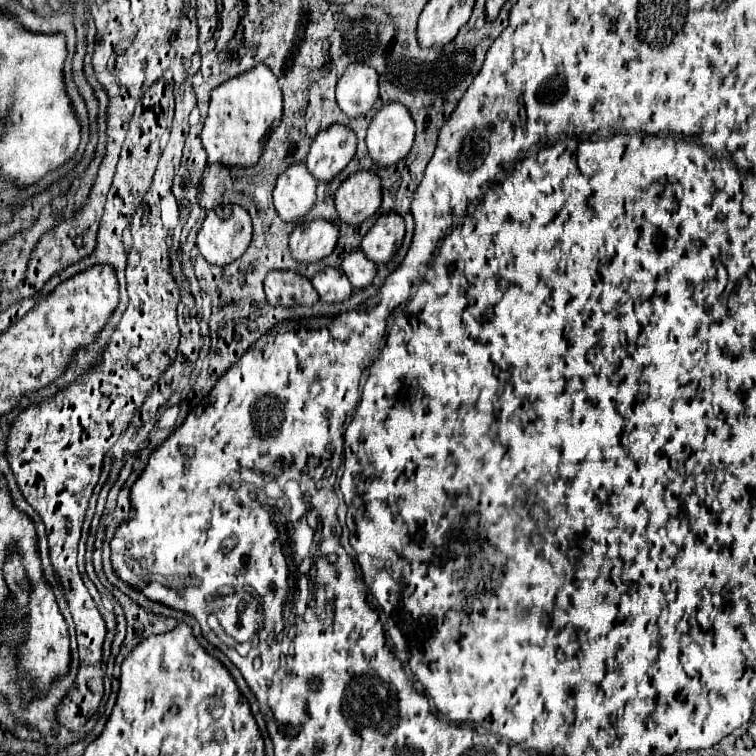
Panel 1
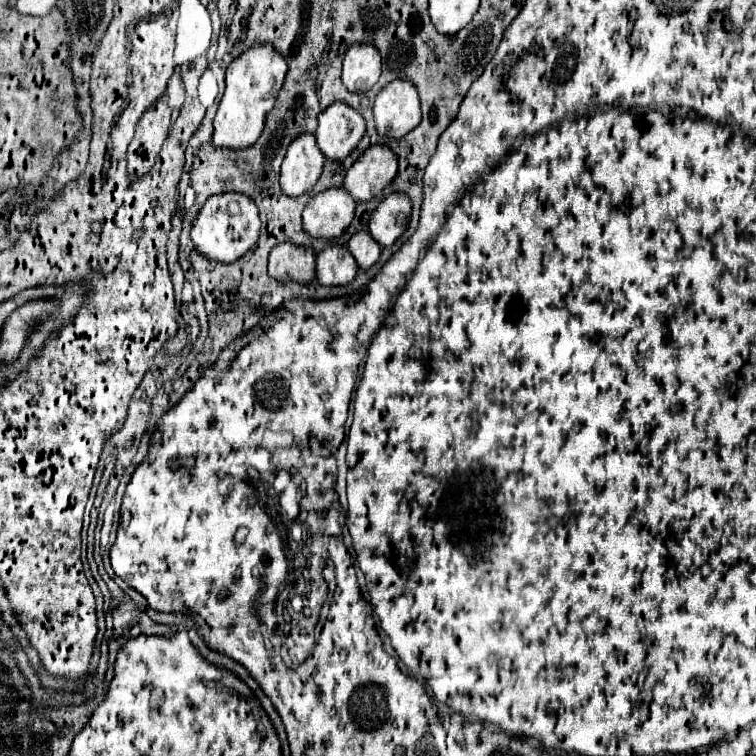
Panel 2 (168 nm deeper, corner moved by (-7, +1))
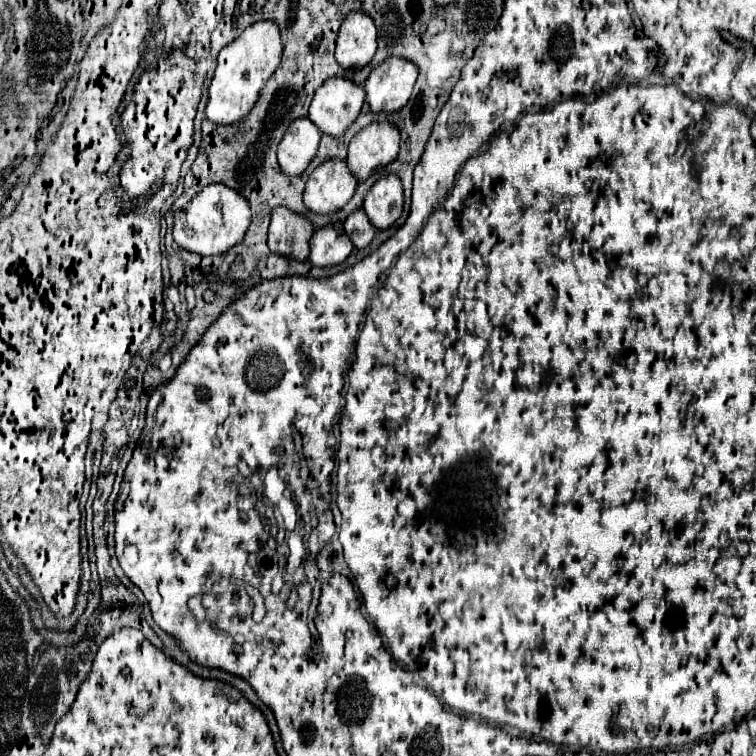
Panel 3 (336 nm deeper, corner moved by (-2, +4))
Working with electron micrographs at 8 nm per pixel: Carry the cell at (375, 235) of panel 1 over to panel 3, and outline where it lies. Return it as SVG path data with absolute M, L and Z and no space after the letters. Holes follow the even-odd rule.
M396 174L376 180L364 198L364 210L378 230L390 228L400 218L402 204L402 182Z

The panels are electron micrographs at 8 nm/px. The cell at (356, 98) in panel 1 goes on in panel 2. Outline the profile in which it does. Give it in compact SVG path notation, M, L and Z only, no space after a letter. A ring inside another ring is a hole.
M353 45L343 59L343 85L349 93L367 93L381 75L381 55L373 45Z

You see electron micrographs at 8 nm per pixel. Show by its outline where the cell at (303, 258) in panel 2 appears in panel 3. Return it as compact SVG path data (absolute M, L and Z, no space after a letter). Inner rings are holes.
M278 206L272 210L270 220L270 232L268 232L268 246L272 252L296 258L296 260L308 260L310 254L310 236L314 232L314 224L300 216L298 212Z

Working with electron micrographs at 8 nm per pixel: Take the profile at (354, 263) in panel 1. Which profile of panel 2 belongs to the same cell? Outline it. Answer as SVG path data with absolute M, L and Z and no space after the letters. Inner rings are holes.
M369 231L355 233L349 239L347 249L355 257L355 261L357 261L357 265L359 265L361 271L369 271L379 261L379 255L381 255L381 247L377 245L377 241L373 241L373 237L369 235Z

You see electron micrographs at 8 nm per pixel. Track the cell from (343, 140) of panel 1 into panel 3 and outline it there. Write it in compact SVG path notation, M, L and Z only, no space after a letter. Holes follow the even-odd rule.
M330 76L314 94L312 104L310 104L310 114L308 118L312 118L312 122L316 122L316 126L320 126L322 134L330 134L330 136L342 136L344 130L358 118L360 108L364 104L366 98L366 90L364 86L358 86L354 80L346 78L346 76Z

